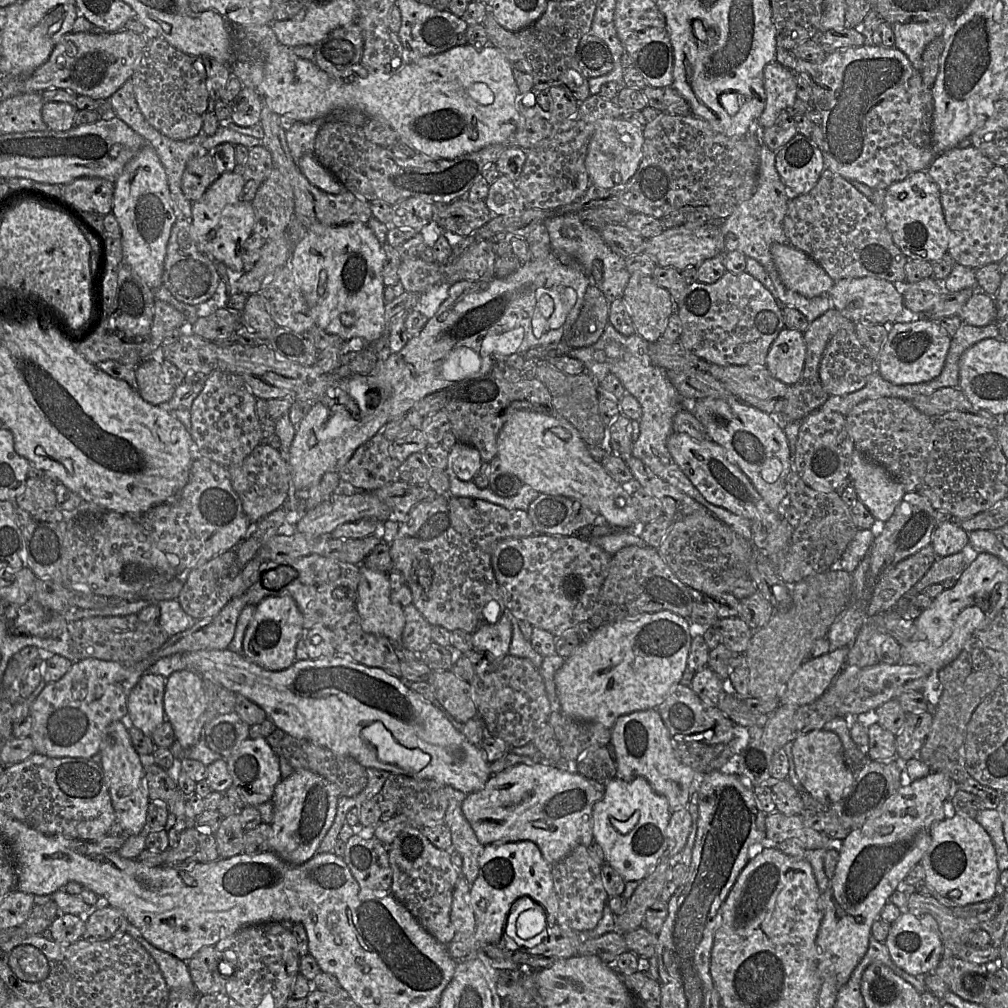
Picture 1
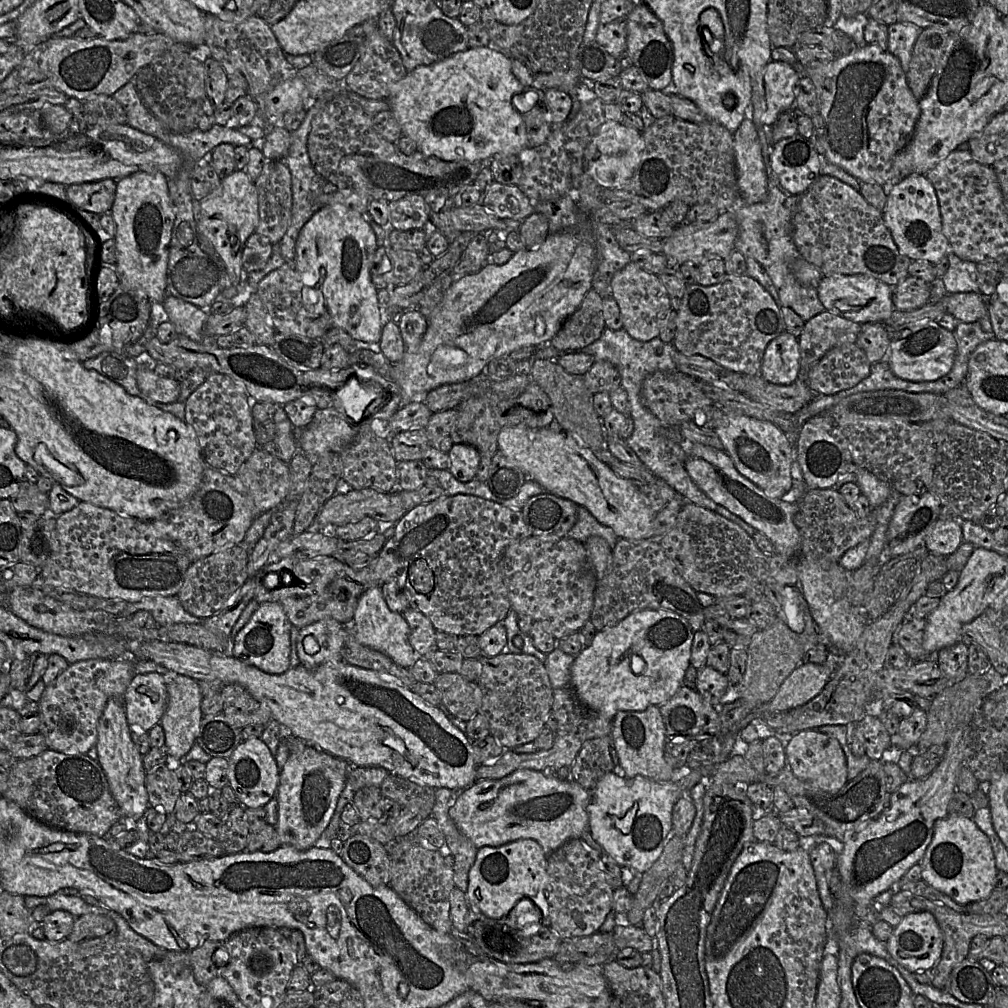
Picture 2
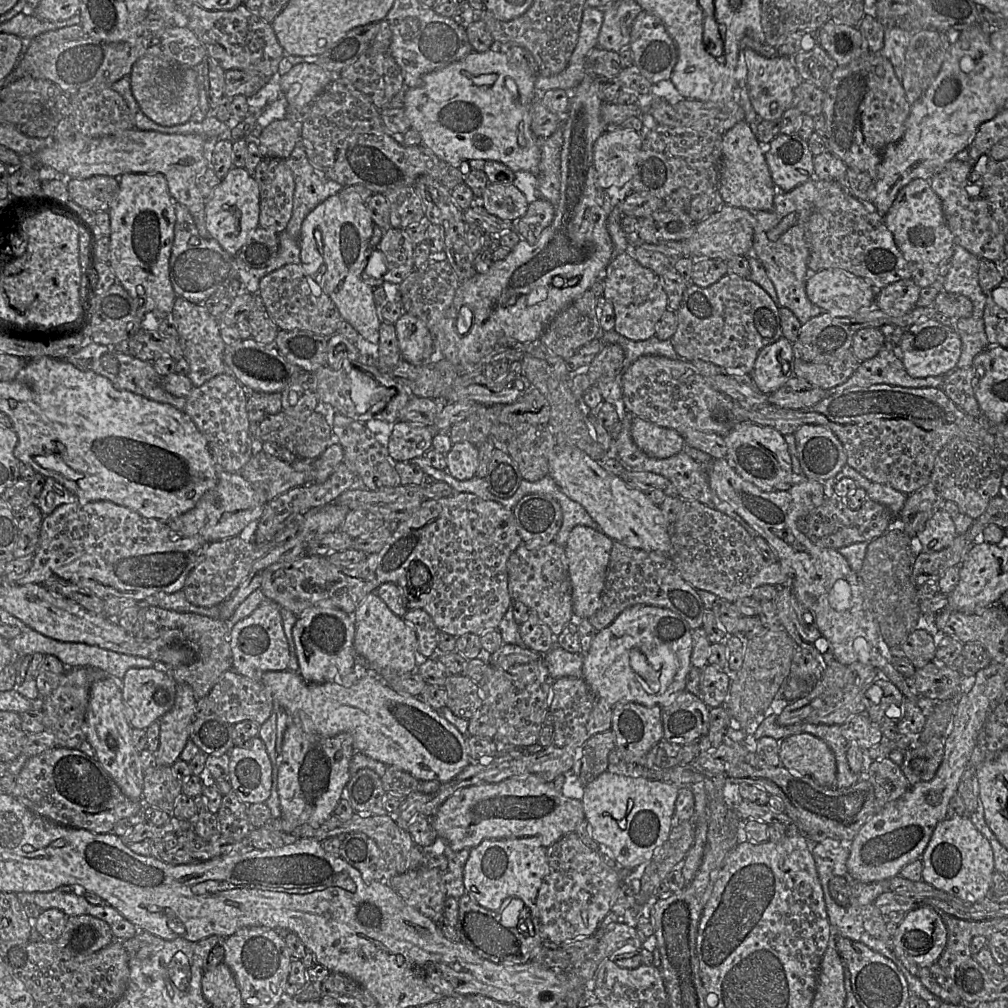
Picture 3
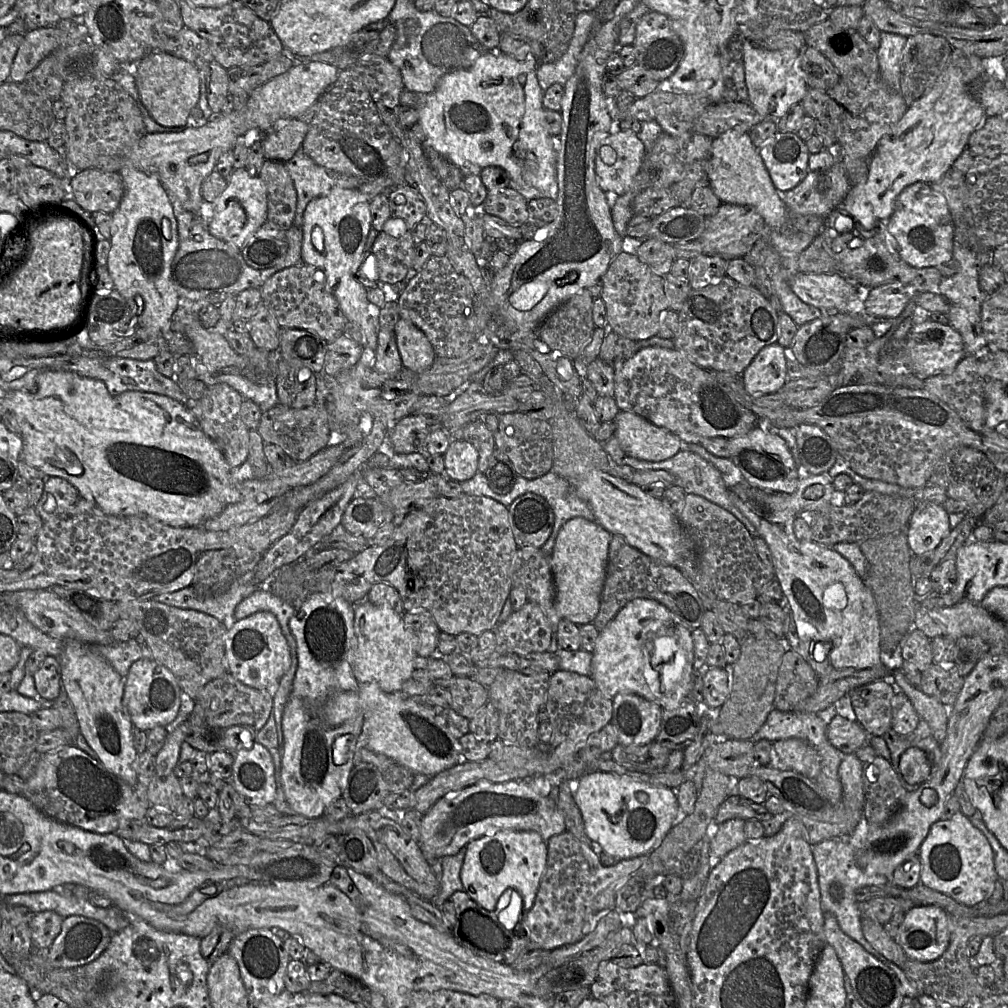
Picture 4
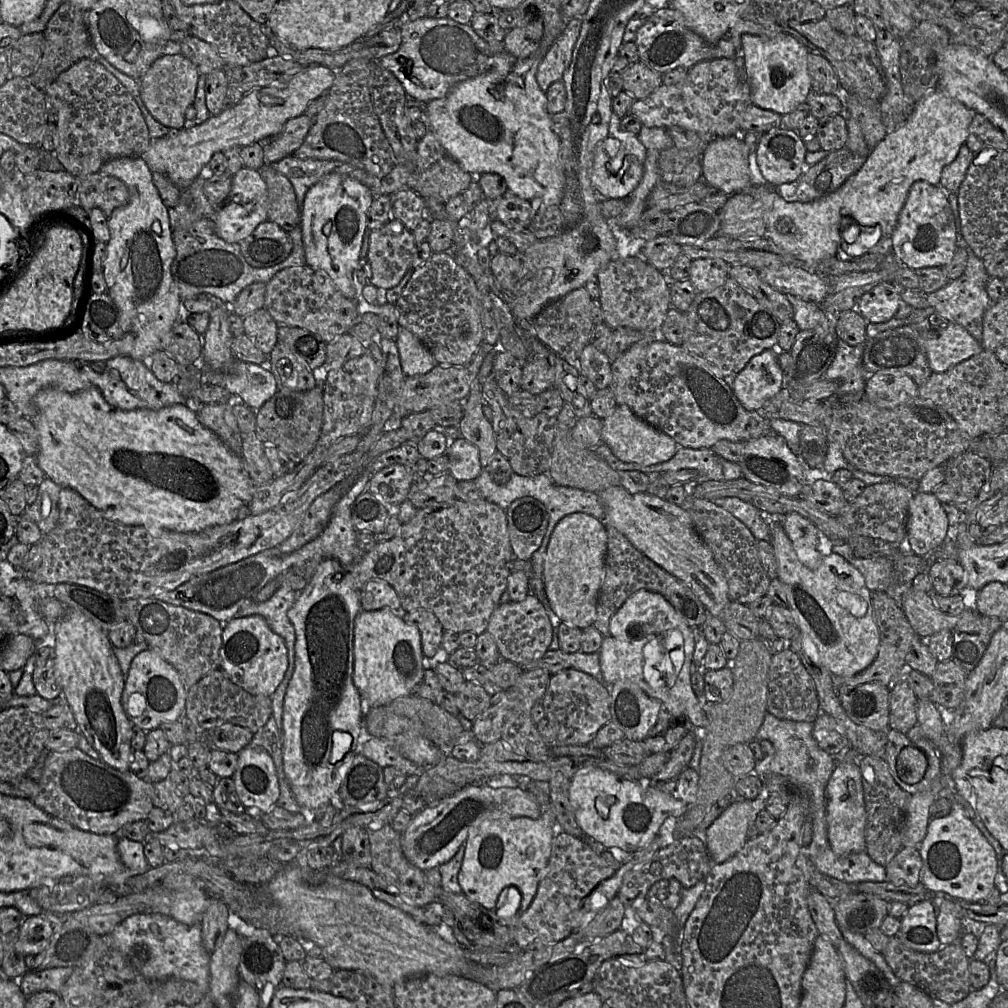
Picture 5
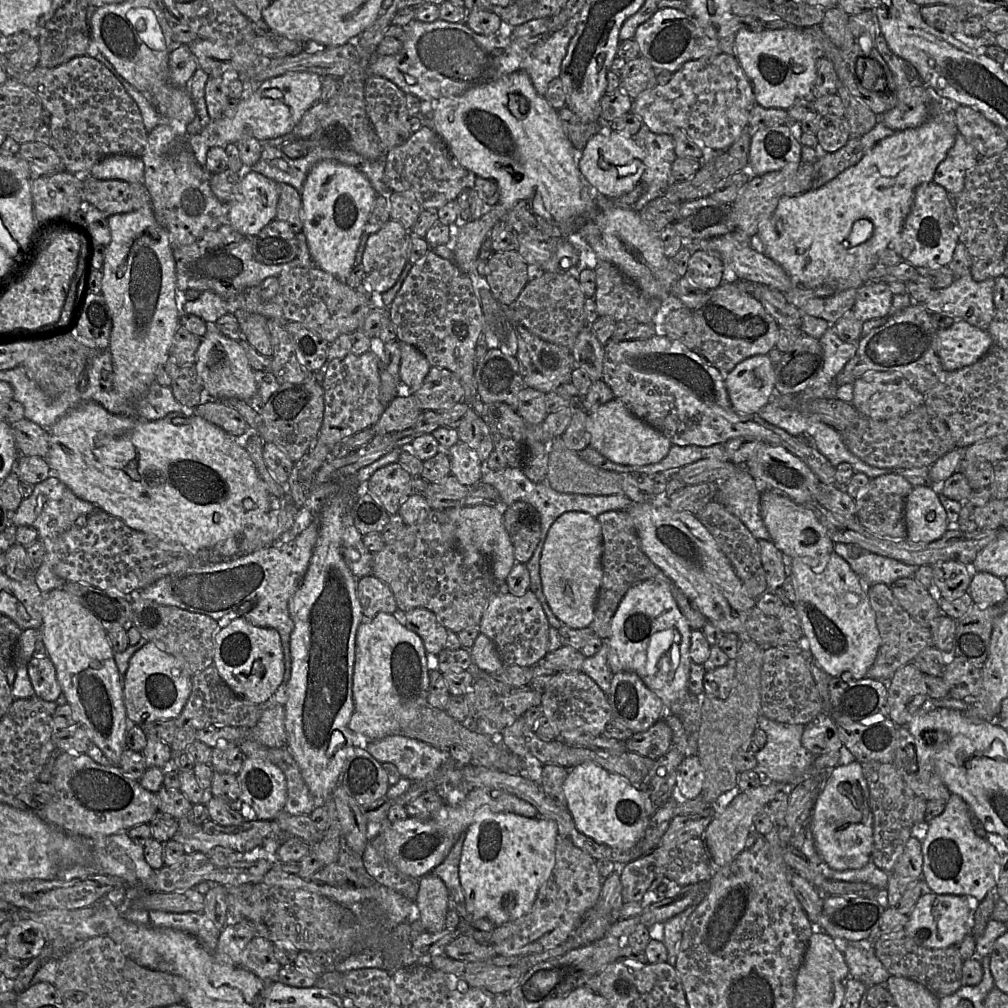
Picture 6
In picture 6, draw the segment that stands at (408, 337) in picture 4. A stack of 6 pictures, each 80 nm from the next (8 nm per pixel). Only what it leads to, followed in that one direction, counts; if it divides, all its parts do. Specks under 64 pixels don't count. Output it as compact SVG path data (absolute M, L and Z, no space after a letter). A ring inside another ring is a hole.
M400 342L400 350L400 379L413 393L421 387L431 366L426 357L414 346Z

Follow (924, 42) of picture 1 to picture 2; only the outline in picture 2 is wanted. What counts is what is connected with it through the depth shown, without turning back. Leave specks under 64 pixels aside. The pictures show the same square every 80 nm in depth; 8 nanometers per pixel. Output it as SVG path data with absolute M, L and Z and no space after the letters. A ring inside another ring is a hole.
M896 22L888 26L887 50L900 61L907 74L914 44L923 29L912 23Z

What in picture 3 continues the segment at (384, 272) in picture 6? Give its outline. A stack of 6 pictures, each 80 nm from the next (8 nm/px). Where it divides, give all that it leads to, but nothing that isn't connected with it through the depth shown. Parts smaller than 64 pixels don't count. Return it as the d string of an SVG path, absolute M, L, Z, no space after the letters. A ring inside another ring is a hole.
M390 227L384 231L376 249L384 255L386 272L383 281L398 286L414 270L414 244L405 229Z

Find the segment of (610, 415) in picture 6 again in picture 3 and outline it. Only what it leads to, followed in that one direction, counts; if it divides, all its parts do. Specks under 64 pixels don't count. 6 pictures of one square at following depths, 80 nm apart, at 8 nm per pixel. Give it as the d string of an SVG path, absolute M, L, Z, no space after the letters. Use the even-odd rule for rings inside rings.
M634 416L631 423L634 443L650 457L665 459L683 451L684 437L674 429Z

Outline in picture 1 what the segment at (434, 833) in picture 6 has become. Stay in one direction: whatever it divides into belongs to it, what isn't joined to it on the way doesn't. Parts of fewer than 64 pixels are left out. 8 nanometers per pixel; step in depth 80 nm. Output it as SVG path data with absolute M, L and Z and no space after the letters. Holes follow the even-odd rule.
M539 761L533 765L520 764L493 774L482 790L467 794L462 803L462 812L482 845L532 841L539 847L545 860L554 865L577 846L587 847L593 842L593 808L602 791L602 785L578 773L560 771L552 764Z

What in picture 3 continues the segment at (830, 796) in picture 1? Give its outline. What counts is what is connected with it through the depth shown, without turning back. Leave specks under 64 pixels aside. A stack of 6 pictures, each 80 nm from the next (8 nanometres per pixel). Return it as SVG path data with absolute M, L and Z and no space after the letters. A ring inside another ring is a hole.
M799 733L780 741L781 765L794 773L812 777L824 787L834 787L837 766L829 746L820 738Z

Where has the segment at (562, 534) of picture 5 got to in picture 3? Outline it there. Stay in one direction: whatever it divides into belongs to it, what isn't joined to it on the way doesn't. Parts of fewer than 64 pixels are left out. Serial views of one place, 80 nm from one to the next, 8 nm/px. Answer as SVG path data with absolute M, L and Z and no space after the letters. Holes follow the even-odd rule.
M582 525L575 526L569 535L564 549L568 562L572 608L576 621L588 619L601 607L613 542L603 532Z

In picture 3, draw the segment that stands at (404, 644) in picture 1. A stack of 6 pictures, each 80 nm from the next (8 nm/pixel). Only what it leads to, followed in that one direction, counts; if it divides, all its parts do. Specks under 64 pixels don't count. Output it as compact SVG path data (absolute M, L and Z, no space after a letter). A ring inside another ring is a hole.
M423 609L407 610L403 619L415 631L418 644L417 653L419 656L430 658L437 653L438 629L431 616Z

